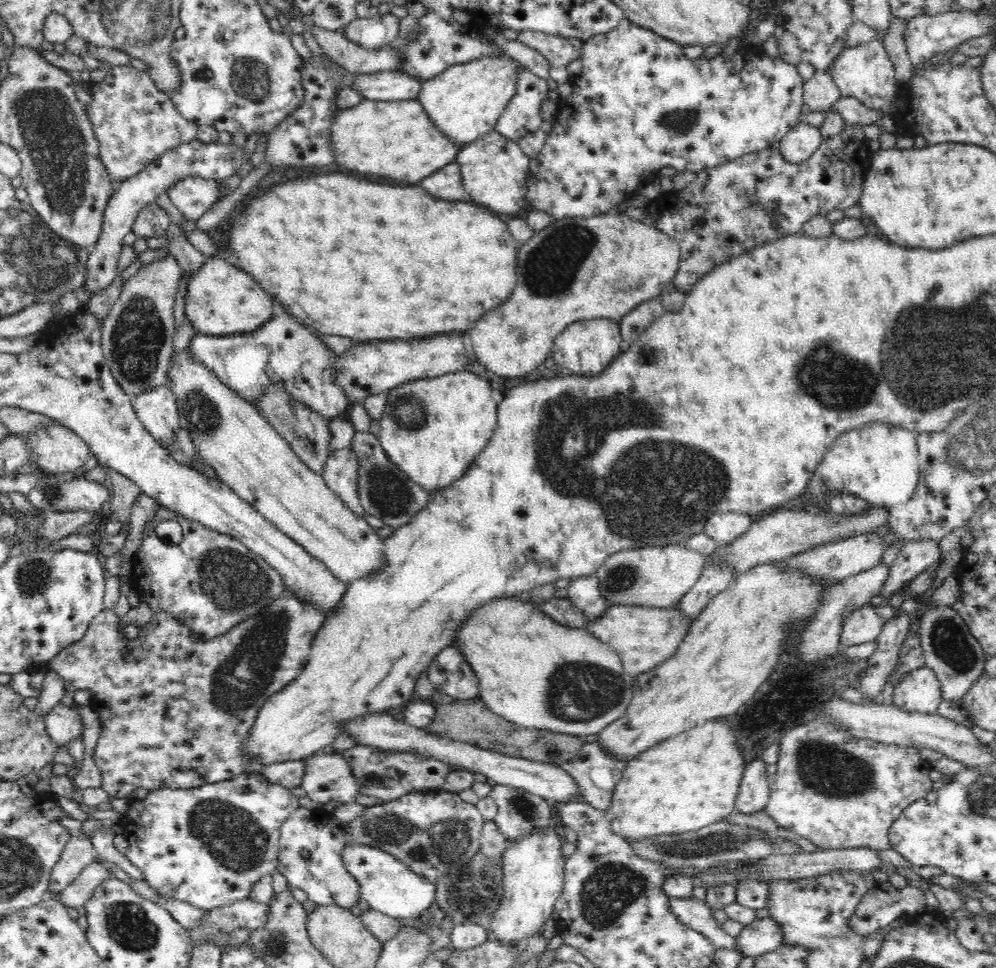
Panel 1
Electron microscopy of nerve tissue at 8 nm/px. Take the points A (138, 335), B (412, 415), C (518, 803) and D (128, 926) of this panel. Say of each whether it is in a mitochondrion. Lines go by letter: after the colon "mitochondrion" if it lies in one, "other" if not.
A: mitochondrion
B: mitochondrion
C: mitochondrion
D: mitochondrion

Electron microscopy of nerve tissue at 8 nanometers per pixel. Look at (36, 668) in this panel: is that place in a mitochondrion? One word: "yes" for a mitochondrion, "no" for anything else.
no

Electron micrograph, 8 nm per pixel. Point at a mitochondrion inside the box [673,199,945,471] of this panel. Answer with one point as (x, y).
(841, 384)

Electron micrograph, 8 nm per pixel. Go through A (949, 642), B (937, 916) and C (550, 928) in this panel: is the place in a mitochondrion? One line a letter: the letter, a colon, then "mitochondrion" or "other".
A: mitochondrion
B: other
C: other

